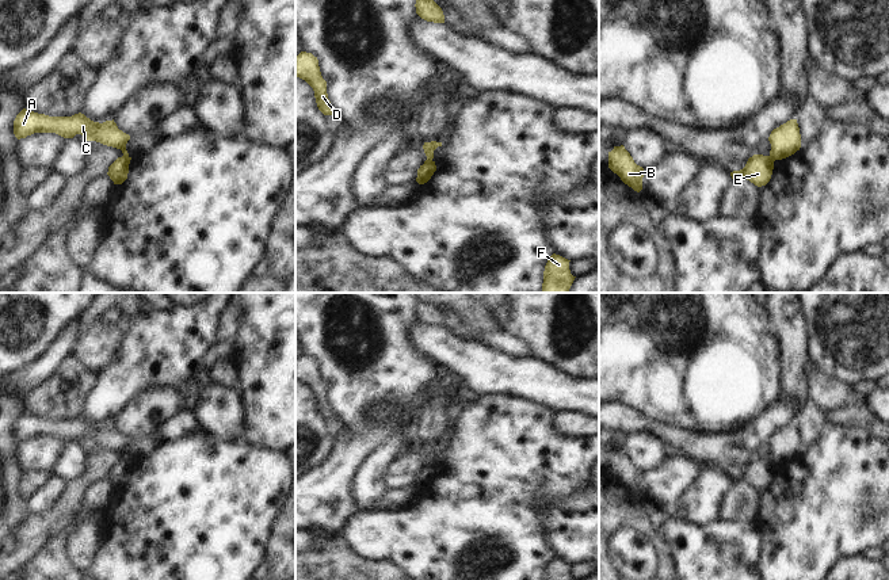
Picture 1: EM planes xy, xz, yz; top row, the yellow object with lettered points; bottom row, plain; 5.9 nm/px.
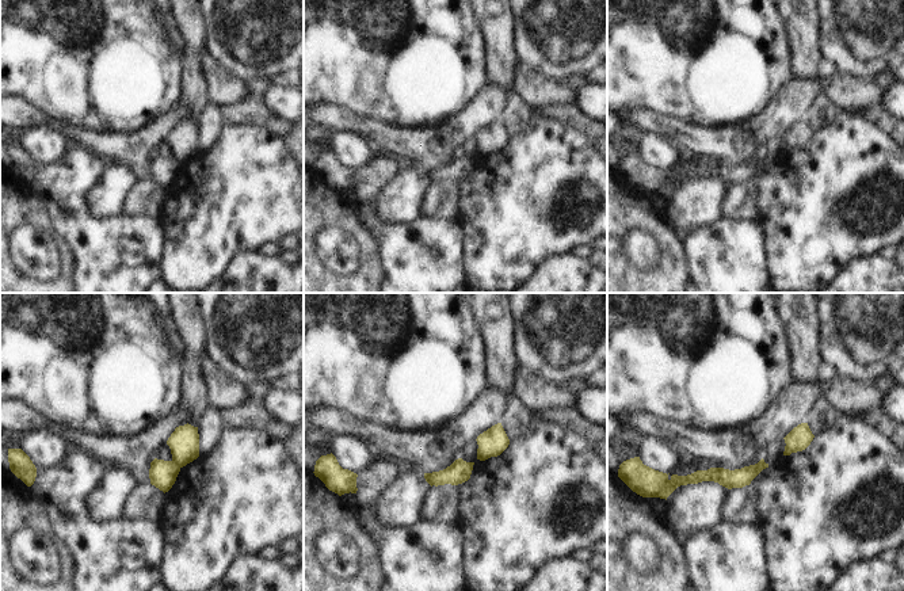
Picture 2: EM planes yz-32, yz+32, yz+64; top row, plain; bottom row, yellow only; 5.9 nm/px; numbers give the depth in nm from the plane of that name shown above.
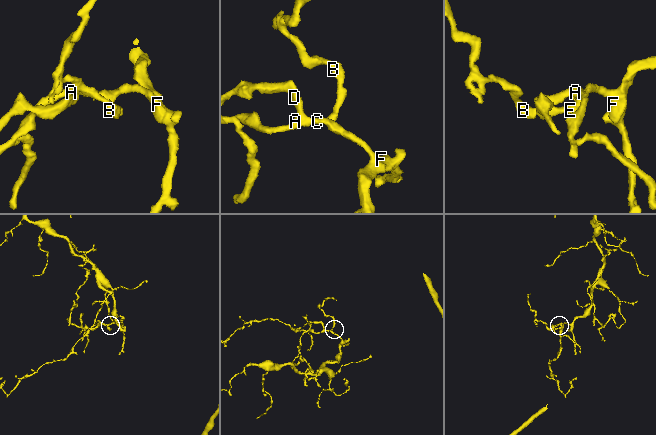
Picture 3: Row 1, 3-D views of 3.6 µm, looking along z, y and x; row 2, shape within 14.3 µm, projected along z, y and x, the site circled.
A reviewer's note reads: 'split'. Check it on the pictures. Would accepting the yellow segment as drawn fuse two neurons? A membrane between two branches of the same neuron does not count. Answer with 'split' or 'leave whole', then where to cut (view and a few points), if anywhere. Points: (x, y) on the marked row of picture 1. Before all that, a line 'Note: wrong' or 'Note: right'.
Note: right
split; cut in xz along (431, 159), (426, 161)

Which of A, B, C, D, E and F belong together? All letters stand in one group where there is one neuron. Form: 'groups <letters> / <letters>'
groups A C D F / B E

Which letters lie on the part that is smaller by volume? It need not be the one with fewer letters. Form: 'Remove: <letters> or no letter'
Remove: B, E

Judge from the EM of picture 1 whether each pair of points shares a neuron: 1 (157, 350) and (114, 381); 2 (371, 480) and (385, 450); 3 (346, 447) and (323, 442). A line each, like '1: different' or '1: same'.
1: same
2: same
3: different

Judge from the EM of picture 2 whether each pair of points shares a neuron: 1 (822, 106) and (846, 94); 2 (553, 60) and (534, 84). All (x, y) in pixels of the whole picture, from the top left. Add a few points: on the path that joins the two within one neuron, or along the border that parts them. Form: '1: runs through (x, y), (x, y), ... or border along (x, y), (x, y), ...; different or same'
1: border along (823, 90), (839, 109); different
2: border along (531, 68), (560, 82); different

